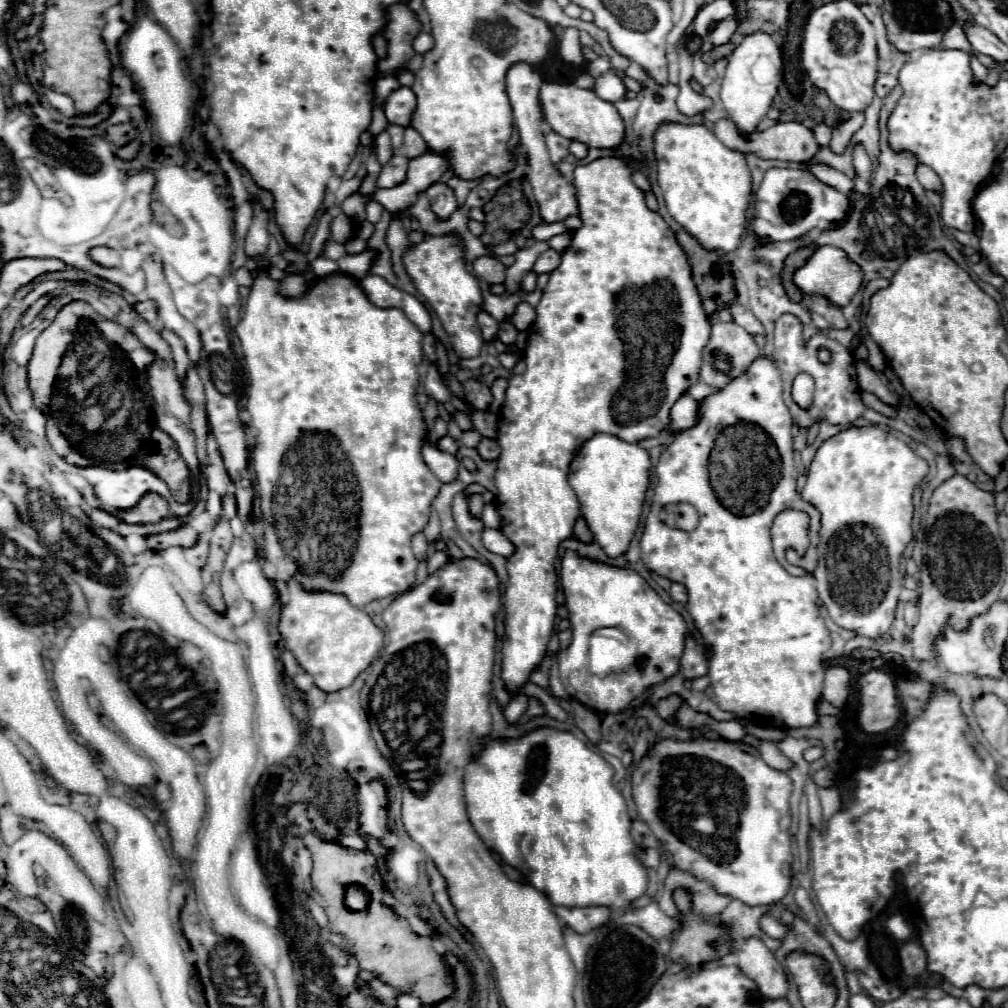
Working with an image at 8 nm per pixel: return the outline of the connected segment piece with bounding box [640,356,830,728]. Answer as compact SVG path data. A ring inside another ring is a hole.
M758 356L752 366L740 376L728 382L722 390L716 394L706 396L700 402L698 410L698 422L676 434L670 446L664 448L660 454L660 460L656 464L656 476L658 484L654 488L654 500L652 500L652 512L646 518L646 530L642 534L640 546L642 546L642 562L650 572L656 572L658 576L664 576L672 582L684 584L688 590L688 612L692 614L696 628L700 630L702 638L708 642L712 656L710 656L710 668L708 678L714 688L716 702L722 710L728 710L736 714L738 718L750 720L758 726L774 726L774 728L800 728L800 726L812 726L818 720L816 704L822 696L822 680L824 680L824 666L822 666L822 654L830 648L830 632L826 630L824 618L818 610L818 594L814 586L812 576L796 578L788 574L776 560L770 544L770 526L776 514L782 510L802 510L810 516L810 546L806 550L804 564L806 570L816 568L818 552L818 528L820 528L820 514L818 510L804 502L796 492L796 466L794 466L794 450L792 450L792 418L782 402L782 374L774 360L766 356ZM736 422L750 422L762 428L770 440L774 442L778 454L780 454L780 480L772 486L768 494L768 504L760 508L758 512L750 514L748 518L740 518L732 514L722 502L718 502L712 486L710 486L710 472L708 472L708 458L714 448L714 442L720 434L720 430L734 426ZM670 502L688 502L696 506L700 514L698 528L692 532L684 532L678 528L668 528L660 518L658 510L664 508Z

